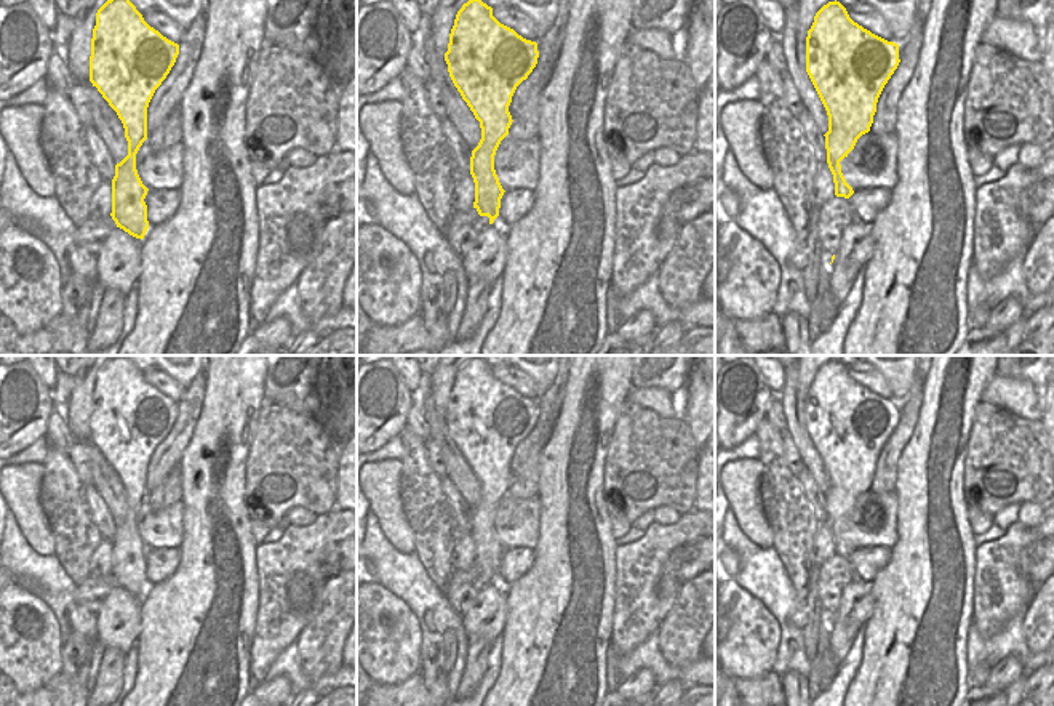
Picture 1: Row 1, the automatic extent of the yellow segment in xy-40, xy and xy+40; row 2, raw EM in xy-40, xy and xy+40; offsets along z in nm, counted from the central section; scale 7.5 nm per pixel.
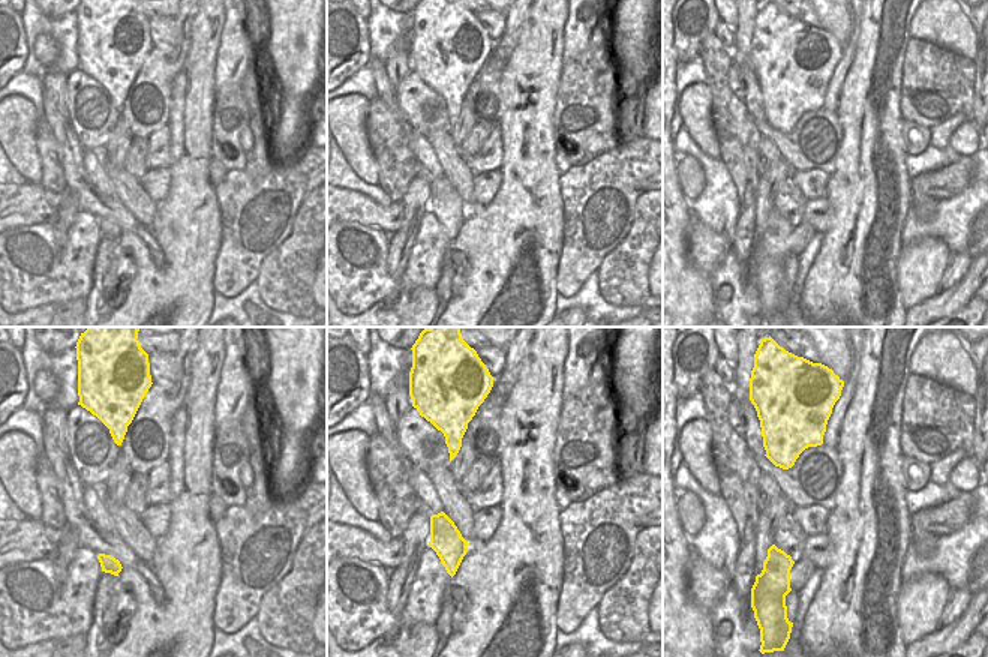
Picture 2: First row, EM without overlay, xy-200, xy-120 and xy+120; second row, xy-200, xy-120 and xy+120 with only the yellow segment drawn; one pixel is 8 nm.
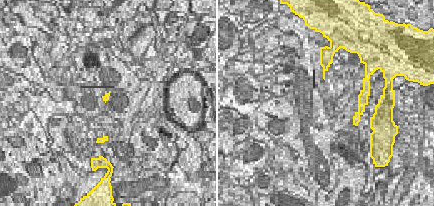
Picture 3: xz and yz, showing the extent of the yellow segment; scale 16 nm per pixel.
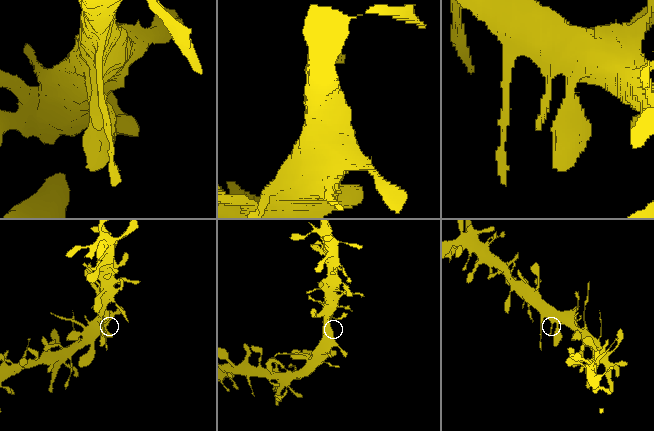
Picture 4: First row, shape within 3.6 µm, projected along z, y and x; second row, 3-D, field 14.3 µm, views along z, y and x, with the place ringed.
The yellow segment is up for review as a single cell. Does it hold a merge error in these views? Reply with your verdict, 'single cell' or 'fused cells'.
single cell

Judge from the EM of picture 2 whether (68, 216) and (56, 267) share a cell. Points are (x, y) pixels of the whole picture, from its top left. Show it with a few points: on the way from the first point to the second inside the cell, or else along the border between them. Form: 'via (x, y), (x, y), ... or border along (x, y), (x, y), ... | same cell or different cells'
border along (78, 212), (68, 231), (68, 239), (59, 245) | different cells

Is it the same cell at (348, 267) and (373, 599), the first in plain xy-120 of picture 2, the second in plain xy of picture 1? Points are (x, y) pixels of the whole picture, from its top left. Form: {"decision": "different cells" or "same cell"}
{"decision": "same cell"}

